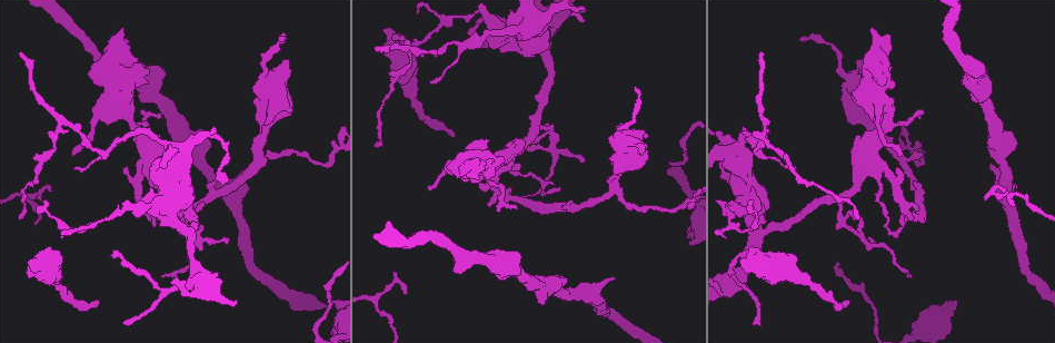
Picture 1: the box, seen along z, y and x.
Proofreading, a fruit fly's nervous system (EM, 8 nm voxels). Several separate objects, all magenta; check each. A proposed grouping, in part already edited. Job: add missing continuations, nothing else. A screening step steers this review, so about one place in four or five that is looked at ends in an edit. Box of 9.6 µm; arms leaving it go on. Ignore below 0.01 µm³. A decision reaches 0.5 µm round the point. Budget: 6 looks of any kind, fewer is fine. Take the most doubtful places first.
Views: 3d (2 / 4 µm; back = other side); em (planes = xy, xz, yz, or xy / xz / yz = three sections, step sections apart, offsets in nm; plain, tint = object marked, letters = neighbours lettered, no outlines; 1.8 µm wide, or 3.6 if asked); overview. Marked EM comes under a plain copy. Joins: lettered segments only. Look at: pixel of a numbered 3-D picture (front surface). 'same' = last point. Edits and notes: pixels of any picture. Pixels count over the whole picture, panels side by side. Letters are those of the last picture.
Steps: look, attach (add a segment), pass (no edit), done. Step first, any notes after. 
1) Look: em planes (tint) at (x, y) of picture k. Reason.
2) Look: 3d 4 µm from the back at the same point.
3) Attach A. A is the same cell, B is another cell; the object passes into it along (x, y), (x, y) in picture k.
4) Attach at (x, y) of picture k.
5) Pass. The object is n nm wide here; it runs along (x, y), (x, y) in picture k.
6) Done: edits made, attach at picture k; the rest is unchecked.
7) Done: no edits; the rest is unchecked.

Look: 3d 2 µm from the back at (151, 192) of picture 1. Thick end.

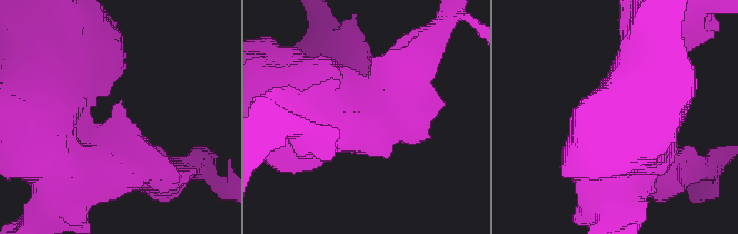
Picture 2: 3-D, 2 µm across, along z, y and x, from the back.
Look: em planes (letters) at (127, 117) of picture 2. Need the tissue.

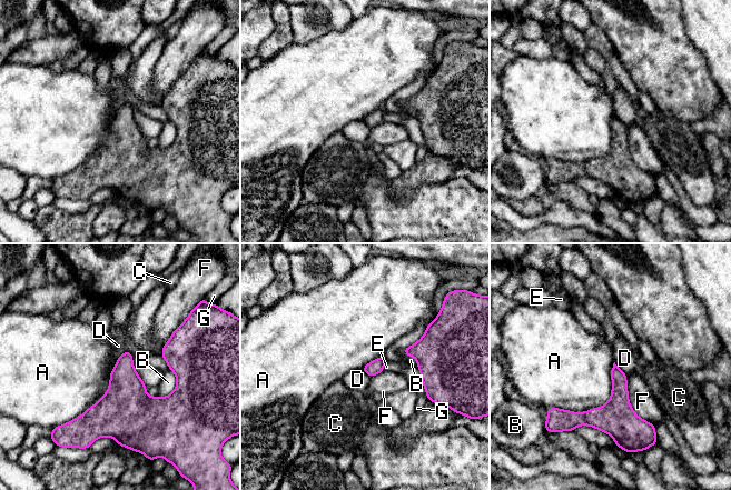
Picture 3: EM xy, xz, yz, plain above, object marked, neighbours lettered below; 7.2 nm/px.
Pass. A, B, C, D, E, F and G are other cells; a border runs along (116, 362), (108, 390), (63, 424) in picture 3; no lettered segment goes on from it.

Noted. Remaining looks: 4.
Look: 3d 4 µm from the back at (740, 264) of picture 1. An open end.

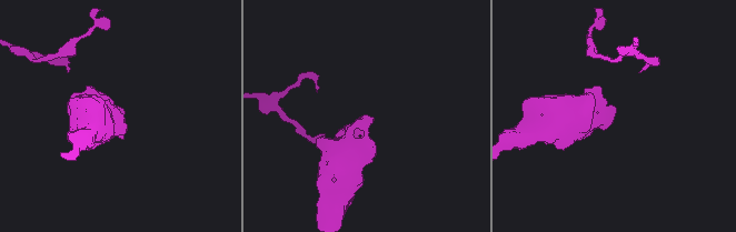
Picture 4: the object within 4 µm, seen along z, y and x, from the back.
Look: em yz step 16 (letters) at (371, 117) of picture 4.

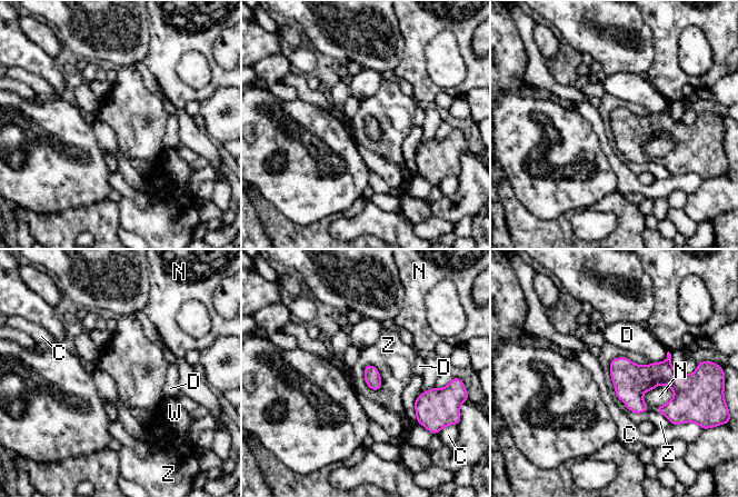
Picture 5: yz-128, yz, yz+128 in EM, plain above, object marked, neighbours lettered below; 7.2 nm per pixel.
Look: em planes (letters) at the same point.

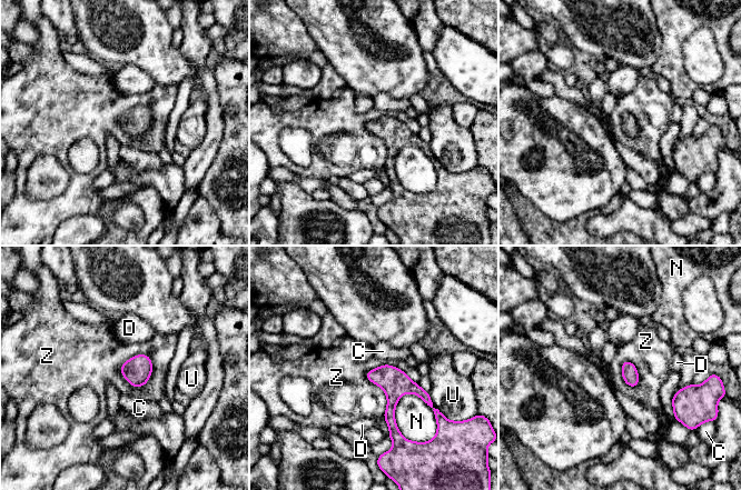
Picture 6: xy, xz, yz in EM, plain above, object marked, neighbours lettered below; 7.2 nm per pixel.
Pass. C, D, N, U and Z are other cells; a border runs along (387, 363), (366, 373), (383, 416) in picture 6; no lettered segment goes on from it.

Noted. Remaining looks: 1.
Look: em planes (letters) at (454, 134) of picture 1. Tapers out.

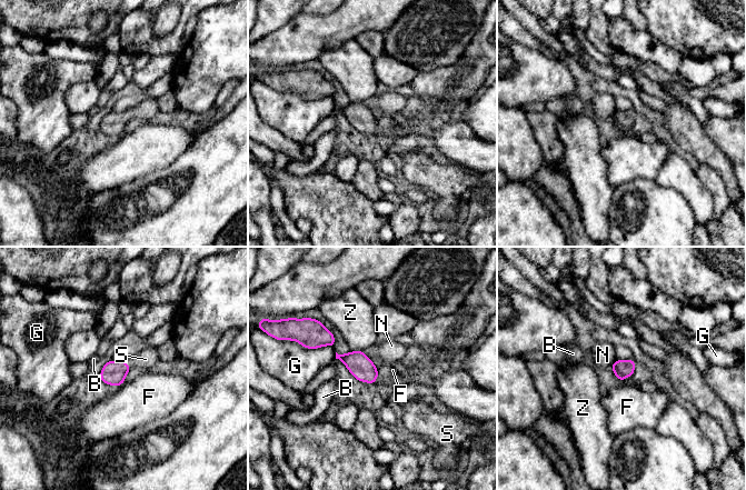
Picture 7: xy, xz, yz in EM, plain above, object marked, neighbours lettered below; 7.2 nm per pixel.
Attach S. The object is 130 nm wide here; the longest contact is with G, 240 nm; S is the same cell, B, F, G, N and Z are other cells; the neuron continues.

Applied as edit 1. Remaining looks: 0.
Done: edits made, attach at picture 7; the rest is unchecked.

